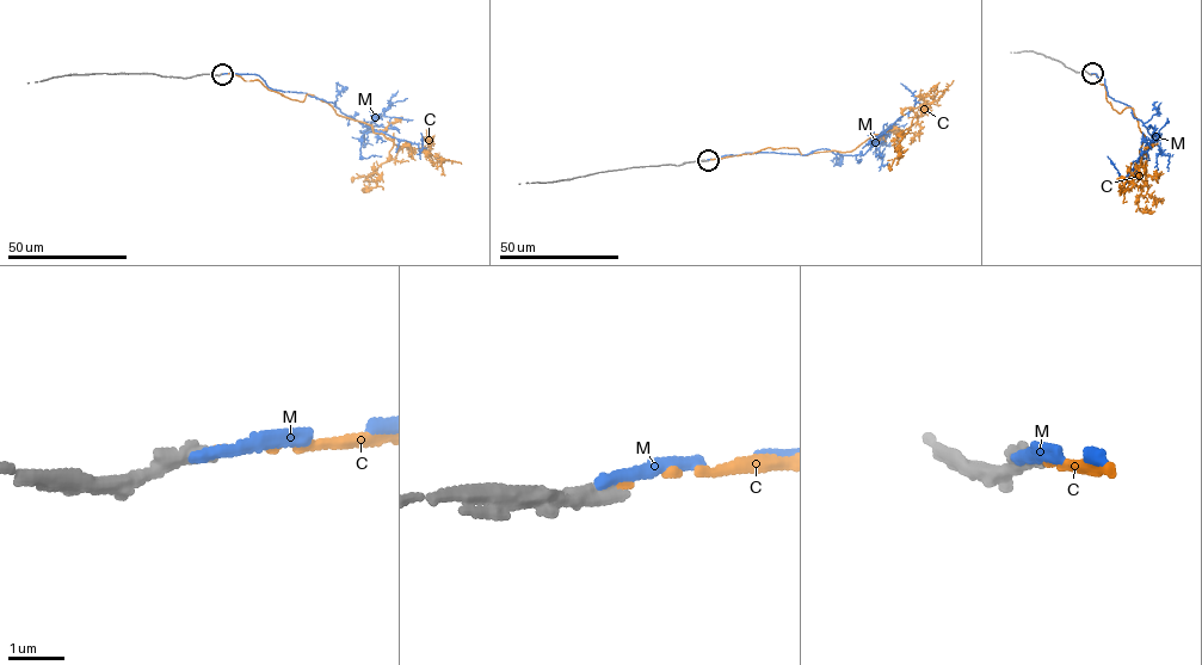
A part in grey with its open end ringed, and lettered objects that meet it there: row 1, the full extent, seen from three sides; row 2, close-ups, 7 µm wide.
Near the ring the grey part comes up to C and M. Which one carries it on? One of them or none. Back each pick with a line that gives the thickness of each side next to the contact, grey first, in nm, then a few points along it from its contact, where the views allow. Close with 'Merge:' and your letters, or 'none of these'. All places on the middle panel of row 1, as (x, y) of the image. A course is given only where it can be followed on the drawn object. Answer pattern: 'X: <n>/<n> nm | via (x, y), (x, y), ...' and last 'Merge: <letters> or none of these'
C: 300/70 nm | via (708, 160), (769, 147), (797, 148), (802, 154), (846, 152), (897, 128), (901, 156)
Merge: C

